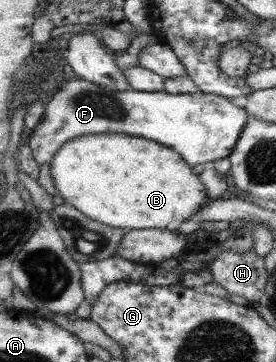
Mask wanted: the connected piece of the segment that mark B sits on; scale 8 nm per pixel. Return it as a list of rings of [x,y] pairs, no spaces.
[[[99,133],[68,141],[50,163],[51,177],[64,201],[103,225],[124,230],[173,228],[208,202],[206,186],[182,154],[133,133]]]

